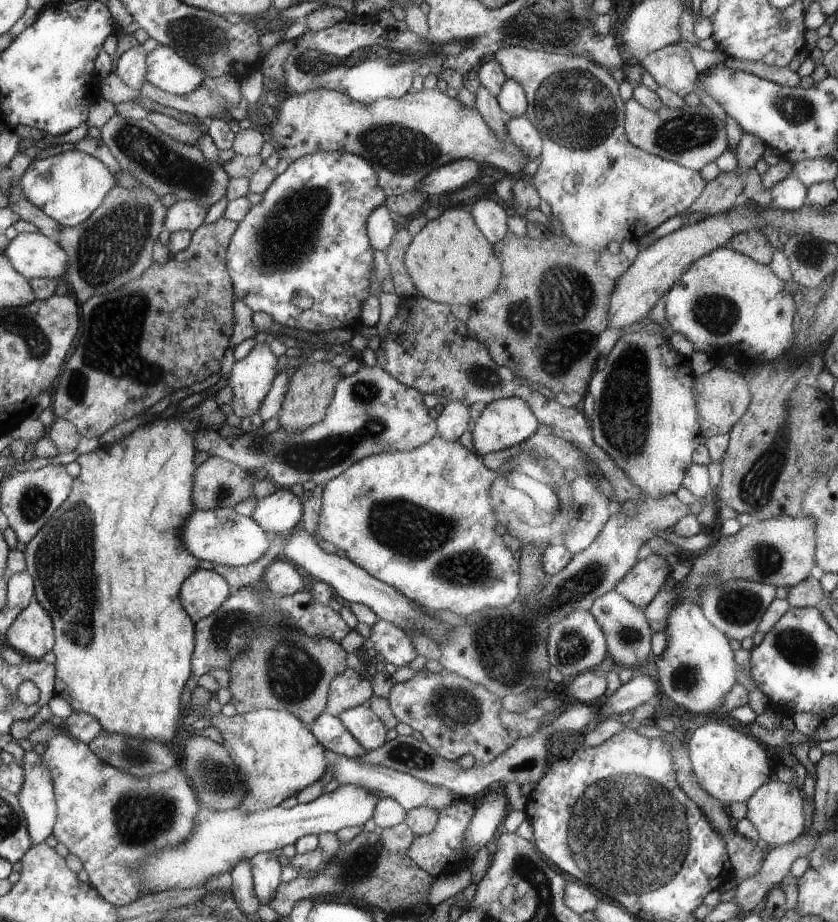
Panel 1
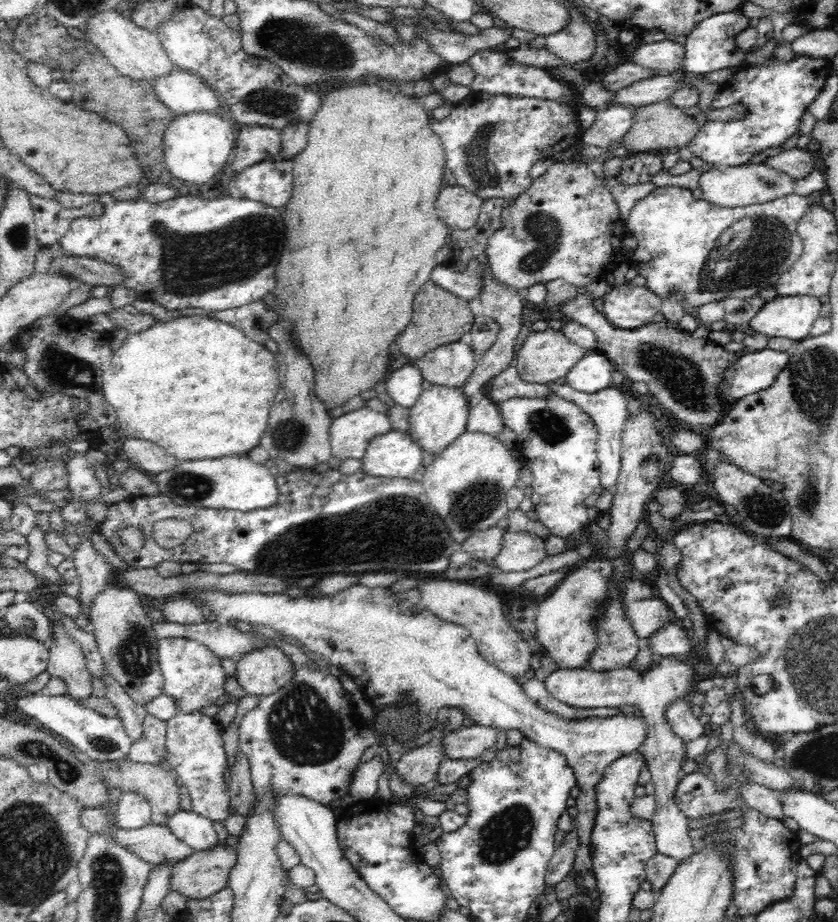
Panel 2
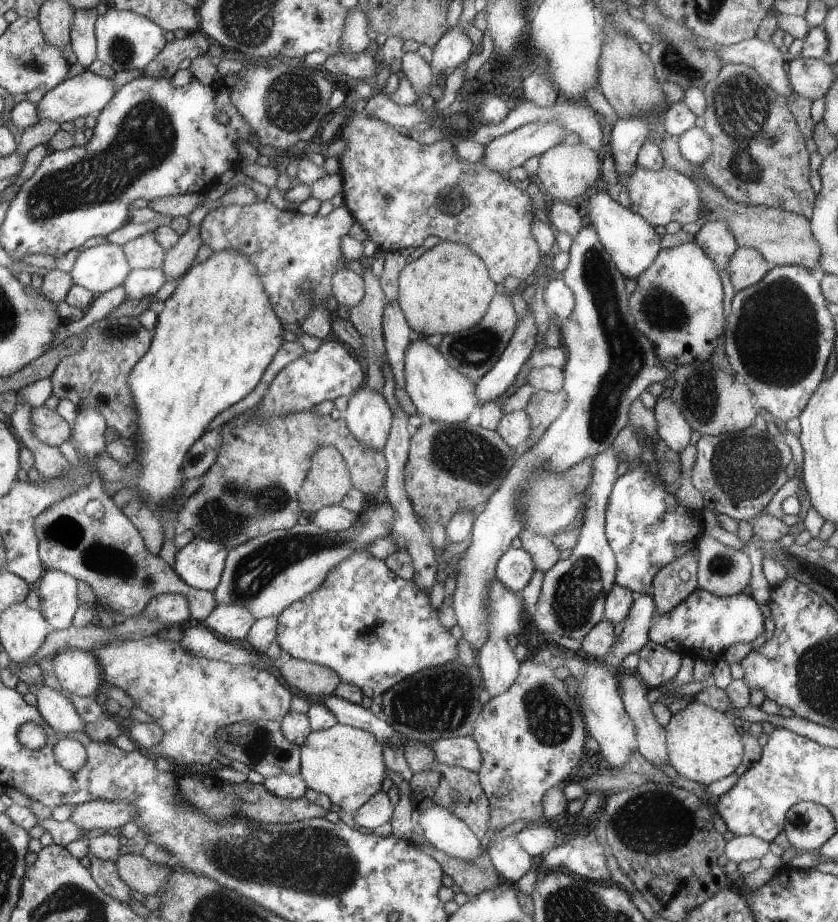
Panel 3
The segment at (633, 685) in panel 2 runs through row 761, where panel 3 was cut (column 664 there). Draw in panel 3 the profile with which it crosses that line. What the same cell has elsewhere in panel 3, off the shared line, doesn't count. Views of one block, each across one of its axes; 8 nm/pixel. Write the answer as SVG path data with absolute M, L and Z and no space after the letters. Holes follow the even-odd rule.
M648 640L638 651L640 659L636 673L649 689L664 689L679 674L682 658L676 651L670 651L666 645L656 644Z

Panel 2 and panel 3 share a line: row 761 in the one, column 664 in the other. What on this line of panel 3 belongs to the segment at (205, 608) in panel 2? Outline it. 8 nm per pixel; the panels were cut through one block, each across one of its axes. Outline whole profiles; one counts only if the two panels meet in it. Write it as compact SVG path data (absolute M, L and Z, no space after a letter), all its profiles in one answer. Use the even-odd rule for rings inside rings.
M697 548L680 556L678 560L672 560L667 567L664 567L655 576L651 597L654 599L656 608L660 614L668 614L671 610L678 607L684 600L690 598L692 592L699 588L699 561L696 560Z

